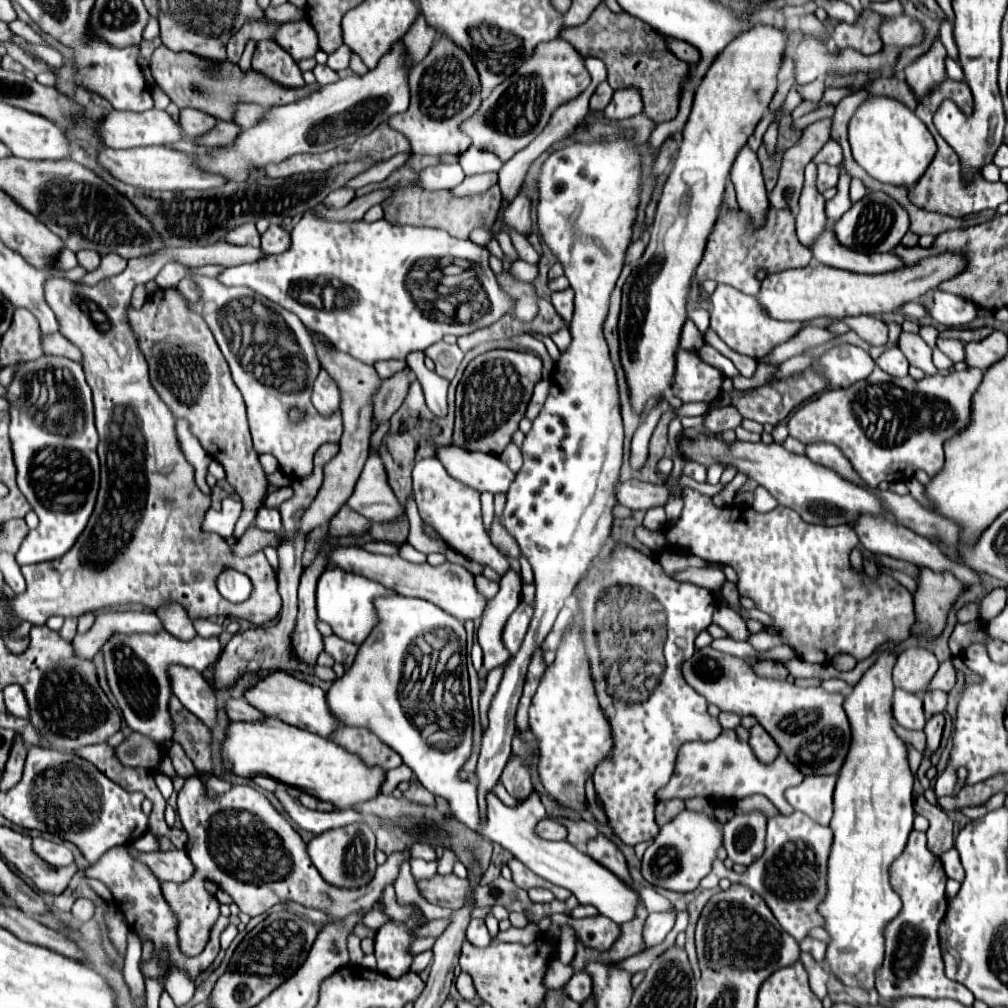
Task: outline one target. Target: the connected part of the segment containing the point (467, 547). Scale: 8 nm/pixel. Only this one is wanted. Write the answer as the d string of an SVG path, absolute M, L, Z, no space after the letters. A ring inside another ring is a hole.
M436 457L422 459L414 465L412 471L414 479L414 501L418 505L420 517L426 525L434 527L442 539L458 553L462 553L466 559L472 559L482 565L490 565L498 573L508 571L508 561L506 557L492 545L484 525L482 525L482 513L480 513L480 493L454 477L448 475L444 465Z

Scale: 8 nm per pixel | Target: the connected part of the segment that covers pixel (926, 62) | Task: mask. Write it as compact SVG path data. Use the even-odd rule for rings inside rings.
M940 41L932 47L932 53L926 53L914 65L906 67L906 83L918 99L926 97L934 87L946 81L946 49Z

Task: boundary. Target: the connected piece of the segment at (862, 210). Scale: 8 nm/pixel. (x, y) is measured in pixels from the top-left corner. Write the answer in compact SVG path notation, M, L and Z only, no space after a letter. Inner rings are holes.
M876 191L876 193L868 193L864 199L854 203L834 225L834 233L840 245L854 249L858 253L886 253L900 243L900 239L908 231L908 225L910 225L908 213L904 213L904 209L900 209L900 205L892 201L892 197Z

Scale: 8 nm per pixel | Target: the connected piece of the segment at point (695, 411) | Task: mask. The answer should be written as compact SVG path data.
M684 403L680 409L675 410L679 417L700 416L706 413L708 404L706 403Z

